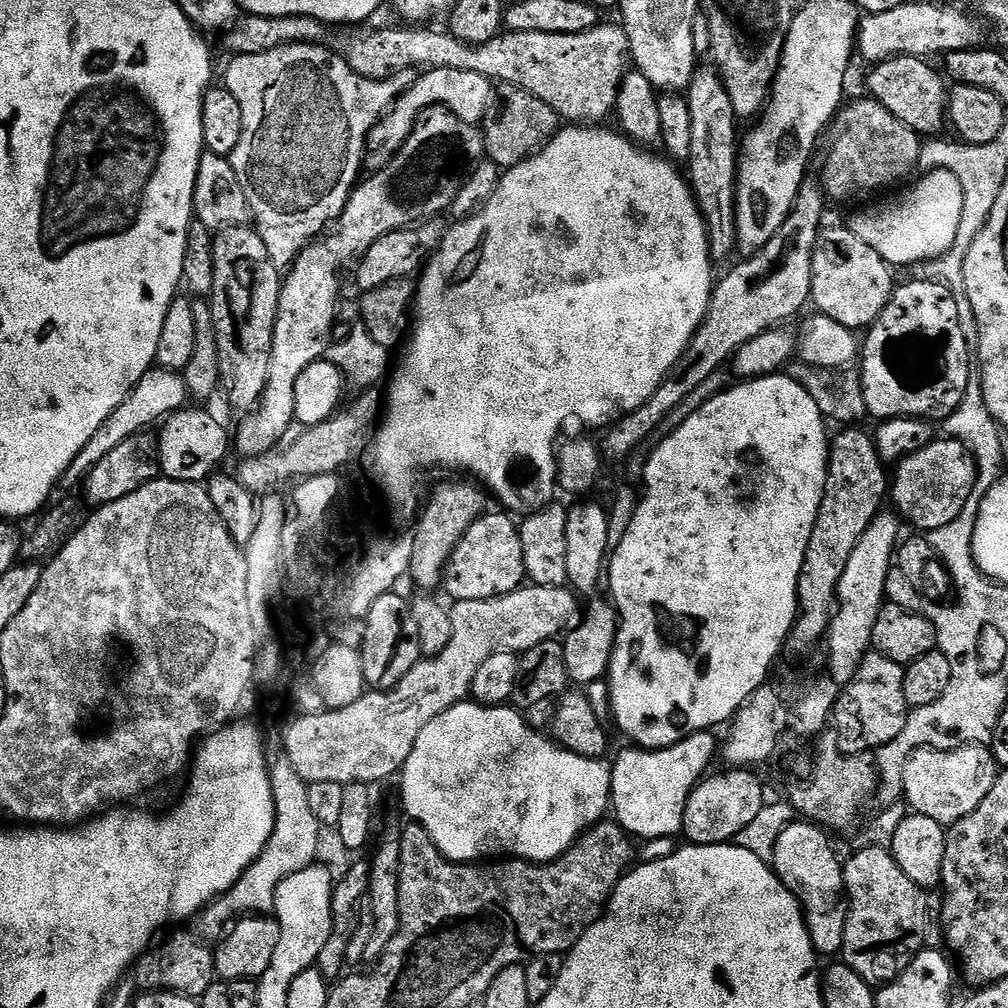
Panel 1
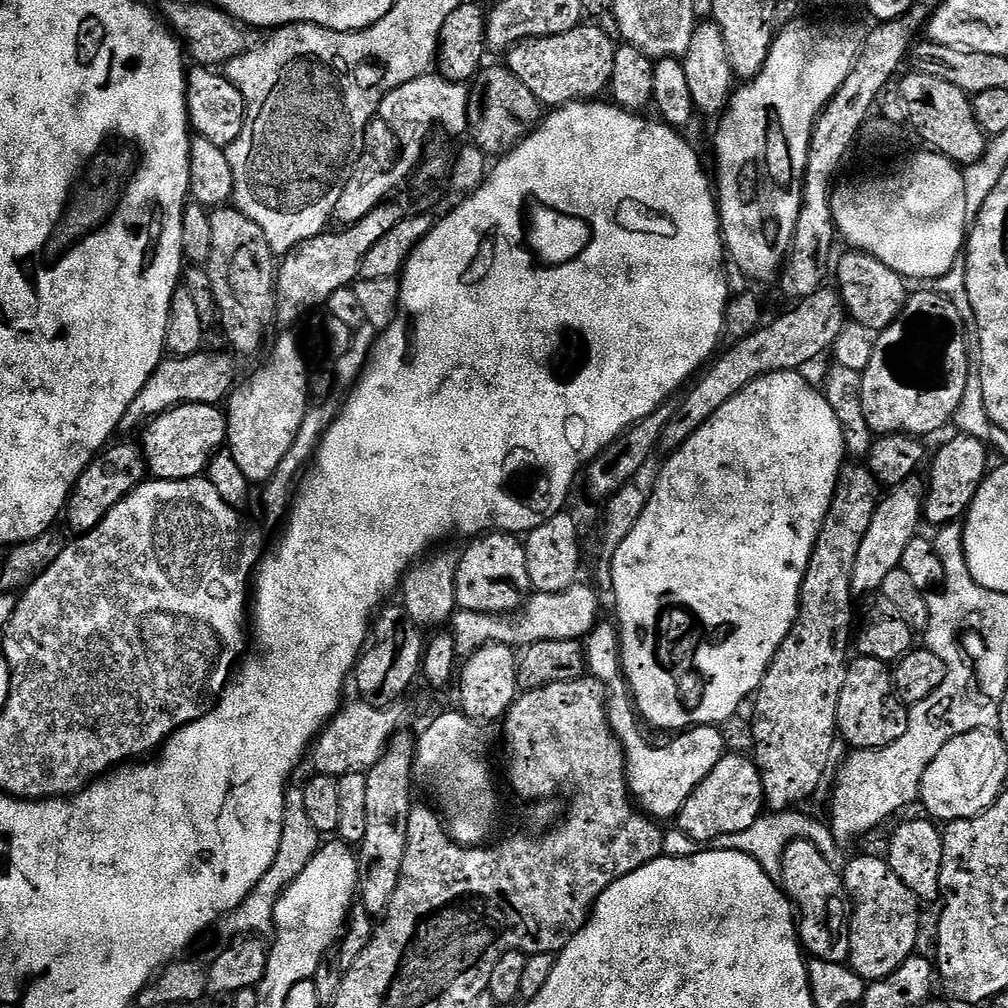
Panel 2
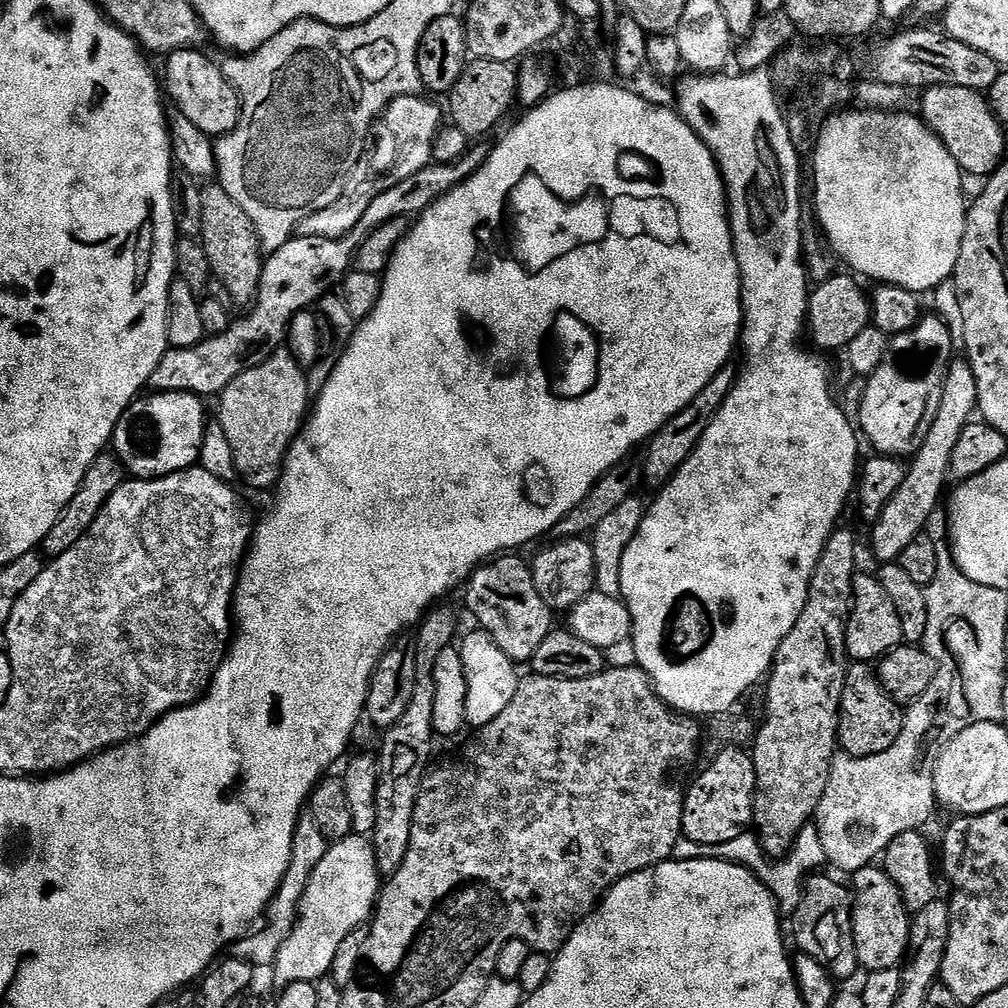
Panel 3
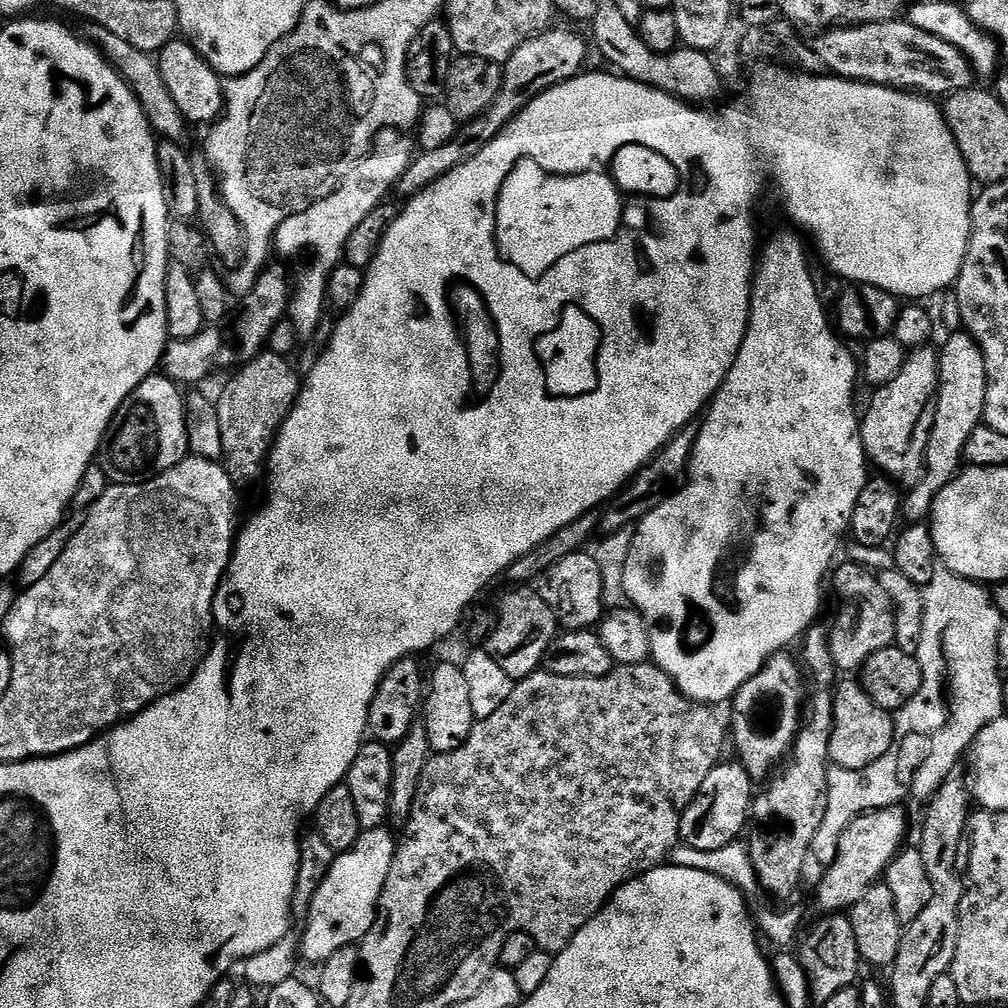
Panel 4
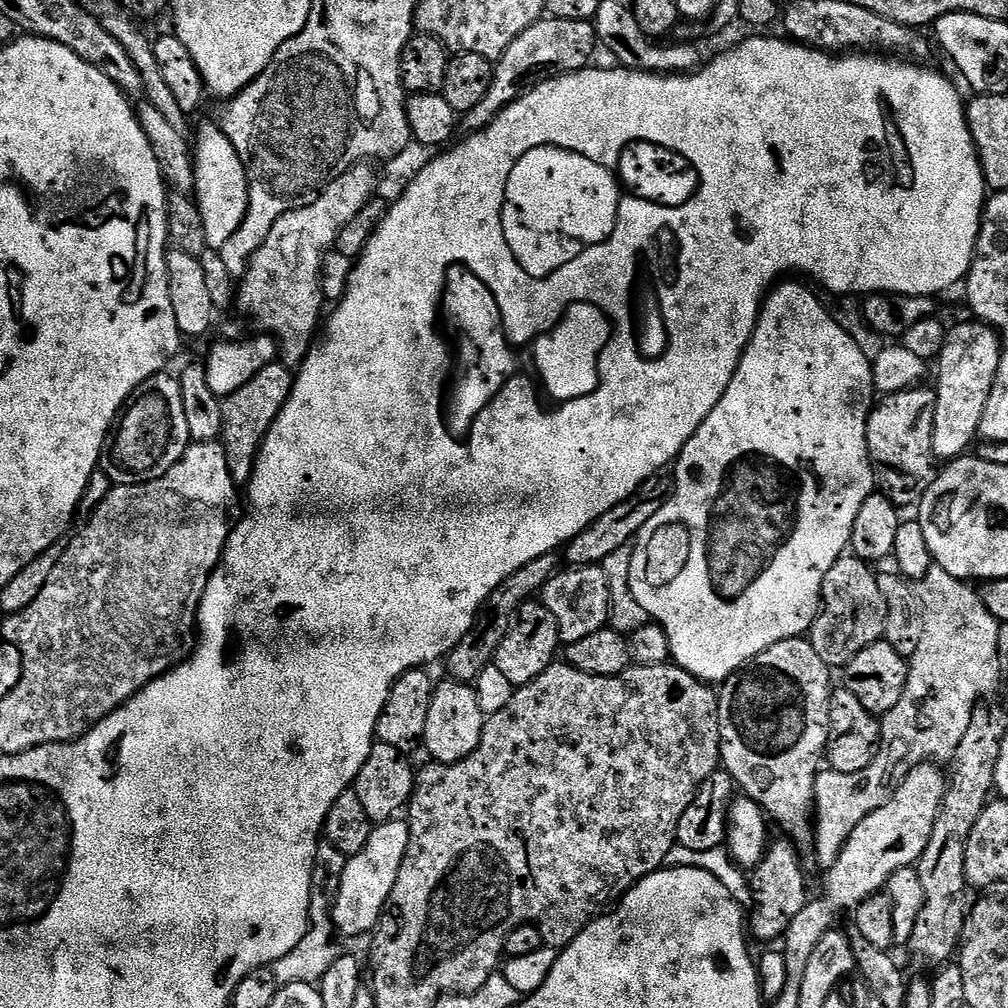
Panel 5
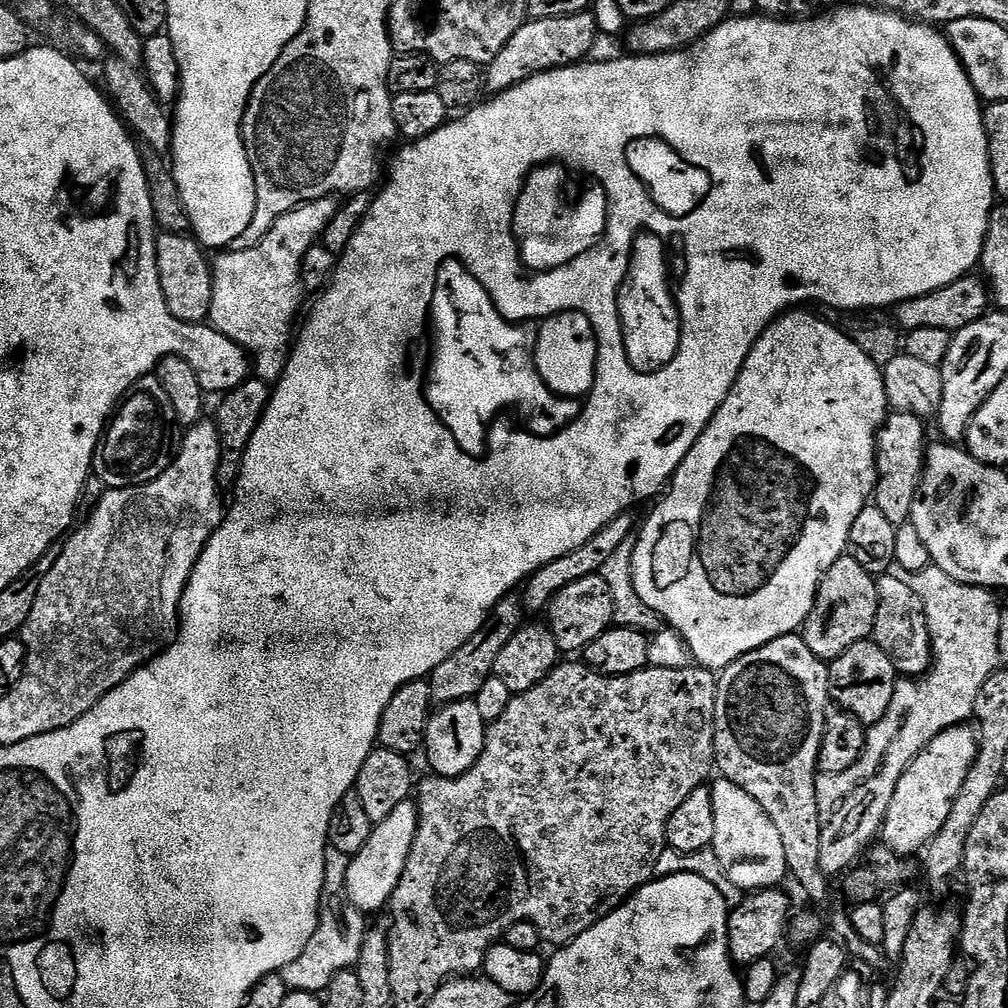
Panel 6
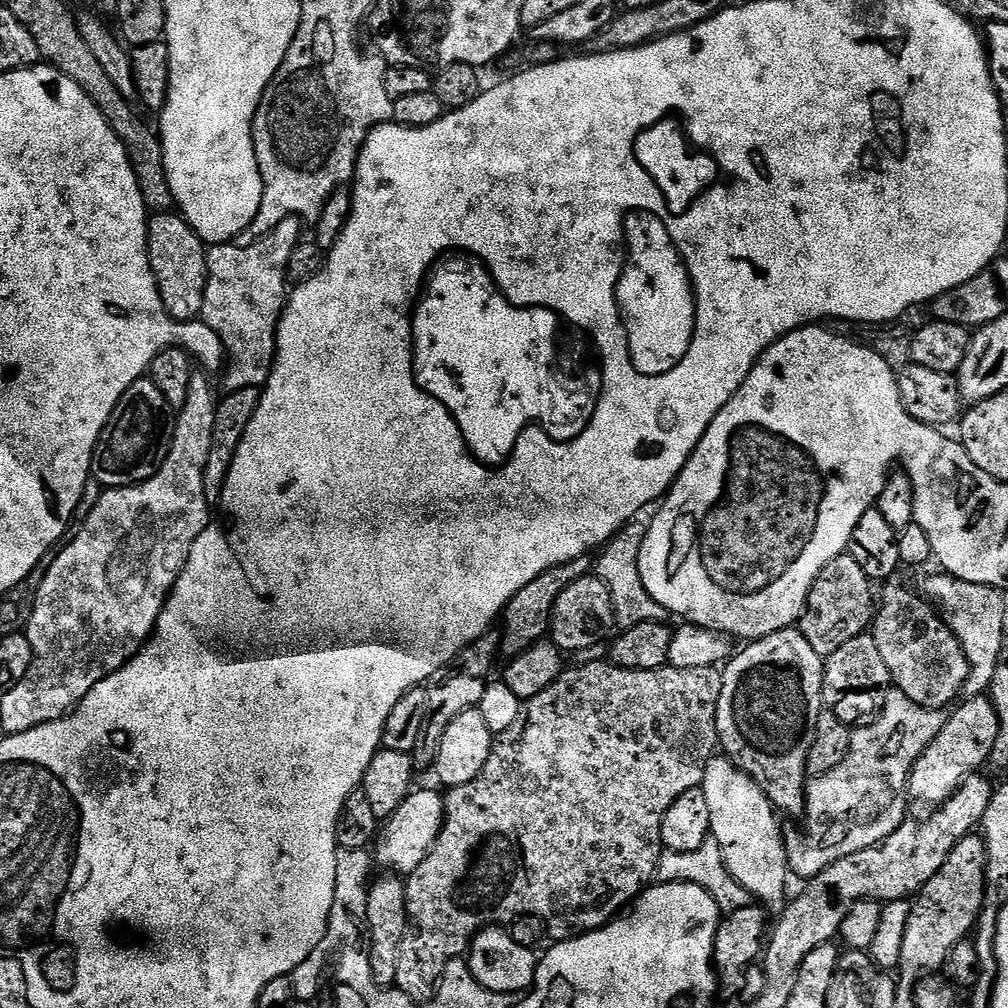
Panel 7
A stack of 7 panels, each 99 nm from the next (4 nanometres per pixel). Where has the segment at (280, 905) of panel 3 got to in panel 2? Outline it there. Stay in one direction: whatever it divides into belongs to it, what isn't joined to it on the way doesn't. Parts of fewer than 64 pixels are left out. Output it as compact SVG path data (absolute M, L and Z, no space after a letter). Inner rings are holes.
M289 787L284 794L284 829L278 846L278 854L270 866L270 870L266 870L266 874L262 874L258 886L254 886L251 894L234 911L226 913L216 921L214 933L216 932L217 938L221 940L219 943L227 946L233 940L239 940L249 934L255 934L260 938L267 937L267 932L269 935L274 928L278 898L288 889L290 882L294 882L294 878L298 878L298 874L302 874L302 870L306 870L306 862L310 862L310 858L316 856L316 852L321 846L322 834L314 826L314 822L310 822L308 803L304 797L303 787Z

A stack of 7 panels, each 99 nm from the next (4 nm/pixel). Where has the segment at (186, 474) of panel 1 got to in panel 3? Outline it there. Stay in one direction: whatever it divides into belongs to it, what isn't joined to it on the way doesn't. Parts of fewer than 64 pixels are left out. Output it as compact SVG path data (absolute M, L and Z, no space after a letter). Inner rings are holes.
M152 392L133 400L110 441L111 451L120 459L127 475L138 480L156 480L193 467L202 450L204 404L192 392Z

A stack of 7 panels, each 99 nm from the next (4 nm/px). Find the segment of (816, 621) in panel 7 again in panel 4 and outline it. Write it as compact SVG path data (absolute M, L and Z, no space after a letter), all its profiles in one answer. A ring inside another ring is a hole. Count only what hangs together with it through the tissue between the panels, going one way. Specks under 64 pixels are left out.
M844 564L838 568L830 584L836 587L836 600L840 603L840 609L836 612L836 621L830 624L828 645L837 669L841 673L852 674L863 668L871 656L878 654L878 650L895 645L896 607L892 605L890 594L882 590L875 571L867 572L860 564Z

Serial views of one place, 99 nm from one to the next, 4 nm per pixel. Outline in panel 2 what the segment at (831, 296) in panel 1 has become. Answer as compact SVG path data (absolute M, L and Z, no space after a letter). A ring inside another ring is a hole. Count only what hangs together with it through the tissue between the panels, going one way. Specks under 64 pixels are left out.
M848 250L848 253L836 264L836 280L847 315L855 323L866 326L874 334L883 332L900 319L910 295L905 277L890 270L886 262L878 262L878 258L865 252Z

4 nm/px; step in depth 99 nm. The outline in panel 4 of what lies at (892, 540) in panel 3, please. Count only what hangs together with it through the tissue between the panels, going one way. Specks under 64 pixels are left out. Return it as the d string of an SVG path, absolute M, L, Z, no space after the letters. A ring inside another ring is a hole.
M959 330L939 349L940 358L940 392L936 395L936 413L934 426L930 430L930 442L924 455L925 472L919 480L907 489L902 500L902 516L908 522L920 522L932 511L932 503L936 496L961 471L964 460L964 447L974 434L976 427L984 419L984 403L986 402L986 362L980 345Z

